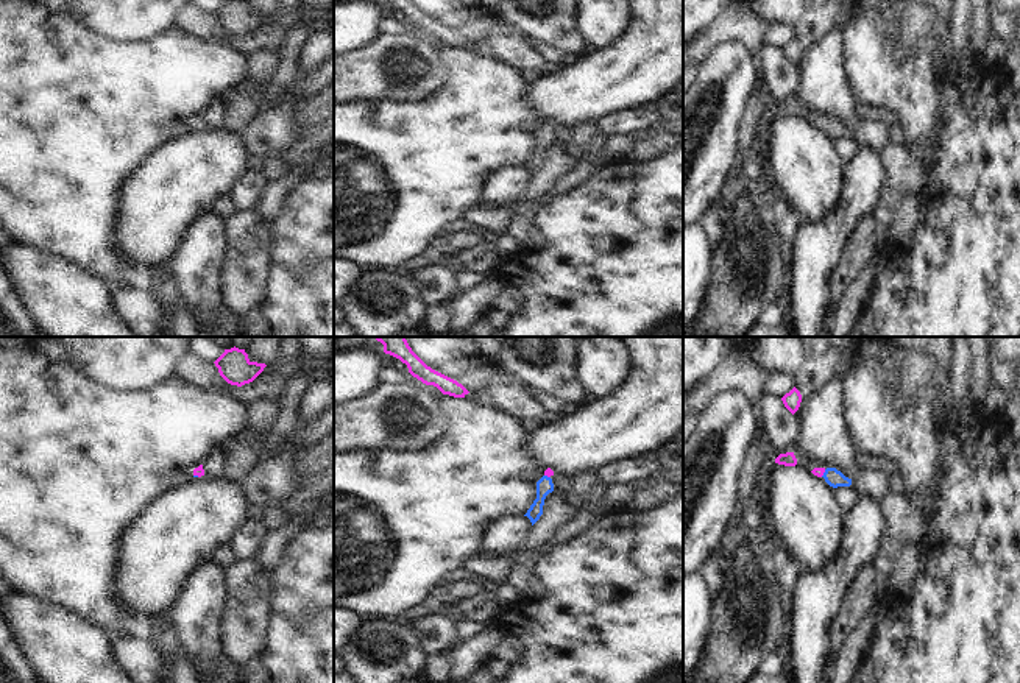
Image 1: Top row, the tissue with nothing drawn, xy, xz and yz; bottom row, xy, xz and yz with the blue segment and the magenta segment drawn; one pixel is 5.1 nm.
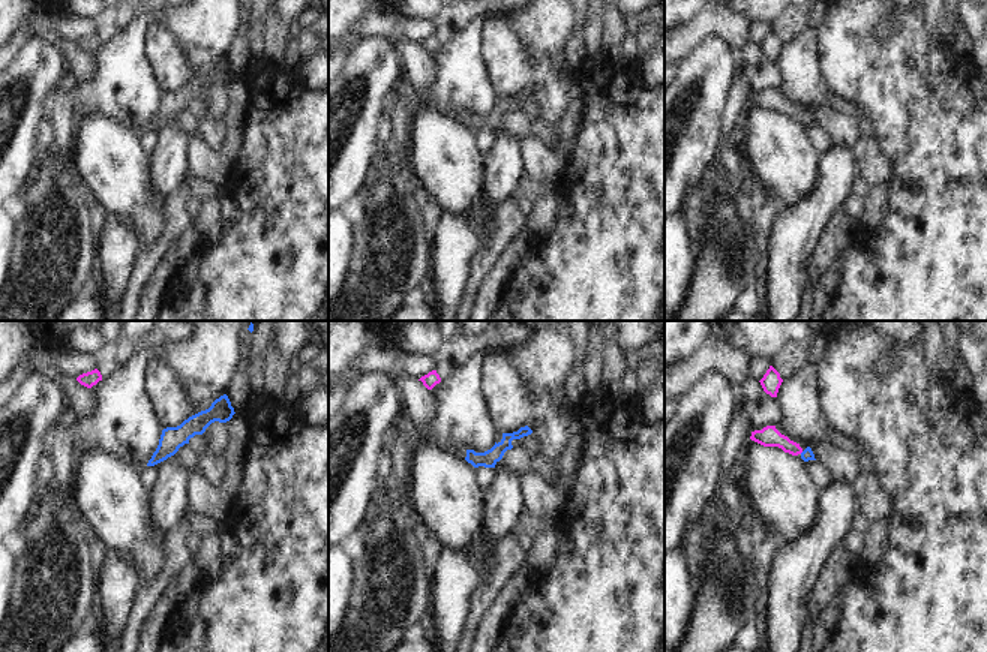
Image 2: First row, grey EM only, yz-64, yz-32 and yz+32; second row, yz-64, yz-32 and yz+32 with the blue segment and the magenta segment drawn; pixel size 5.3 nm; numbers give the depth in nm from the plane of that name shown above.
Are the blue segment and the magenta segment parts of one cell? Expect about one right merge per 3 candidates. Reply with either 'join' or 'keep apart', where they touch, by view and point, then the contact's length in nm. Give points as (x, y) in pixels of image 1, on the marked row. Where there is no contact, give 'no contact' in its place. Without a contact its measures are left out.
join; meets blue in yz at (824, 473); contact 50 nm long

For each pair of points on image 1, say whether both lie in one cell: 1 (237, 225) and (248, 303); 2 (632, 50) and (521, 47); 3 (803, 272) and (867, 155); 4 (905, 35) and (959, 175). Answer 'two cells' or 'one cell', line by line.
1: one cell
2: two cells
3: one cell
4: two cells

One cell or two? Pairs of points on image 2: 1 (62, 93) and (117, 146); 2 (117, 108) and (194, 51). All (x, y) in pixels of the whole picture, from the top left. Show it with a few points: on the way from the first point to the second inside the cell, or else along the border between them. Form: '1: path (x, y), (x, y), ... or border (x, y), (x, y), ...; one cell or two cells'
1: border (78, 119), (74, 149), (69, 153); two cells
2: path (122, 74), (132, 38), (149, 21), (164, 21); one cell

